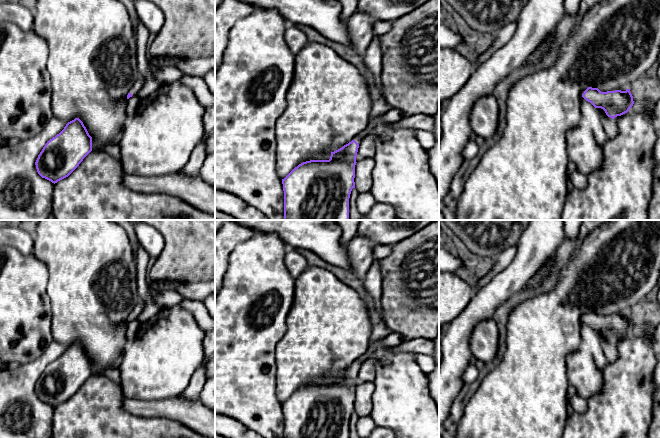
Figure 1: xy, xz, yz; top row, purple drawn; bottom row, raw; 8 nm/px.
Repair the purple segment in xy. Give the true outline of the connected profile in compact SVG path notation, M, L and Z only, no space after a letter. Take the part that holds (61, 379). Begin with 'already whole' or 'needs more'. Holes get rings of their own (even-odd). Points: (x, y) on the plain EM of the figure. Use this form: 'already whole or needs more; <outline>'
already whole; M79 342L50 363L35 386L38 398L52 407L68 401L92 375L92 361Z

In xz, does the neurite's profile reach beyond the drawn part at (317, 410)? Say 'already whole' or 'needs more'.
needs more

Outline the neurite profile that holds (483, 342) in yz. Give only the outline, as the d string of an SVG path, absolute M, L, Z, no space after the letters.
M487 319L474 325L469 346L473 357L488 363L497 354L499 329L493 319Z

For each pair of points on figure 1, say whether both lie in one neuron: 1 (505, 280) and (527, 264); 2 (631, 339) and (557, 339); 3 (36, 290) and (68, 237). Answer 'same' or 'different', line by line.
1: same
2: different
3: different

